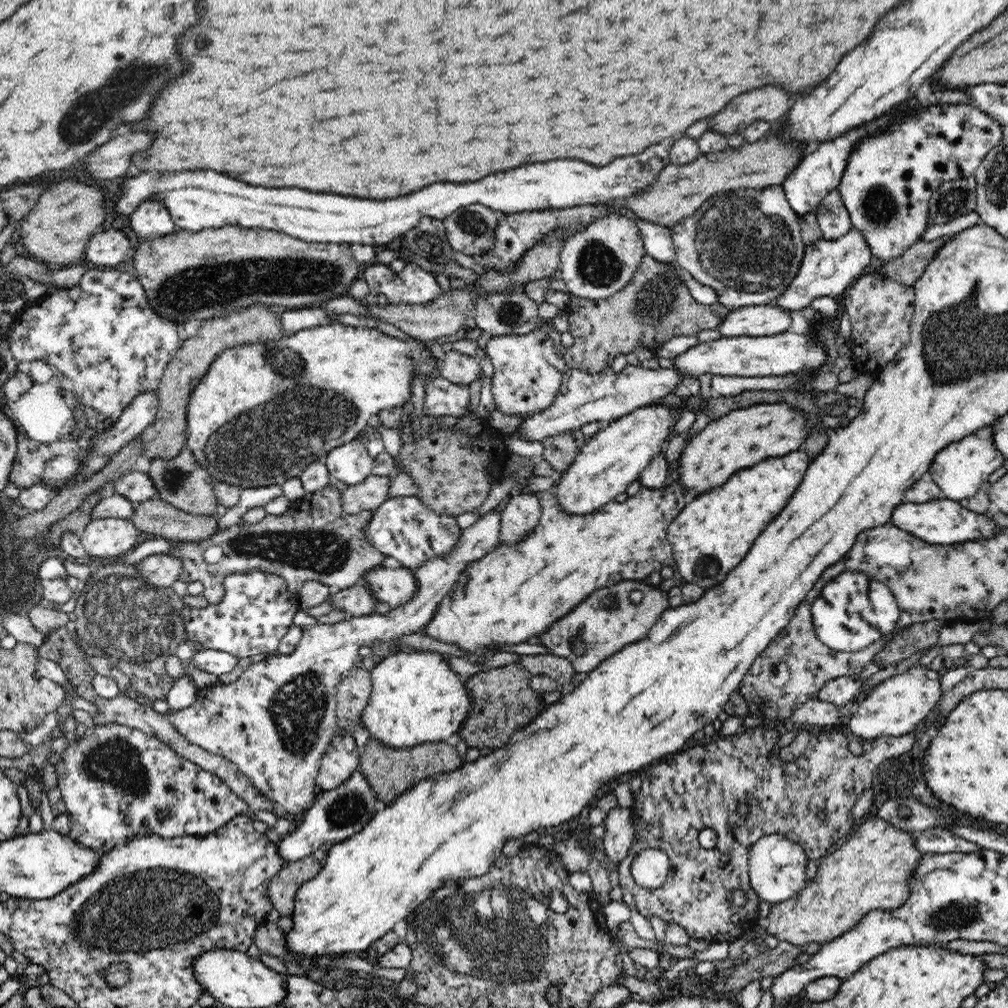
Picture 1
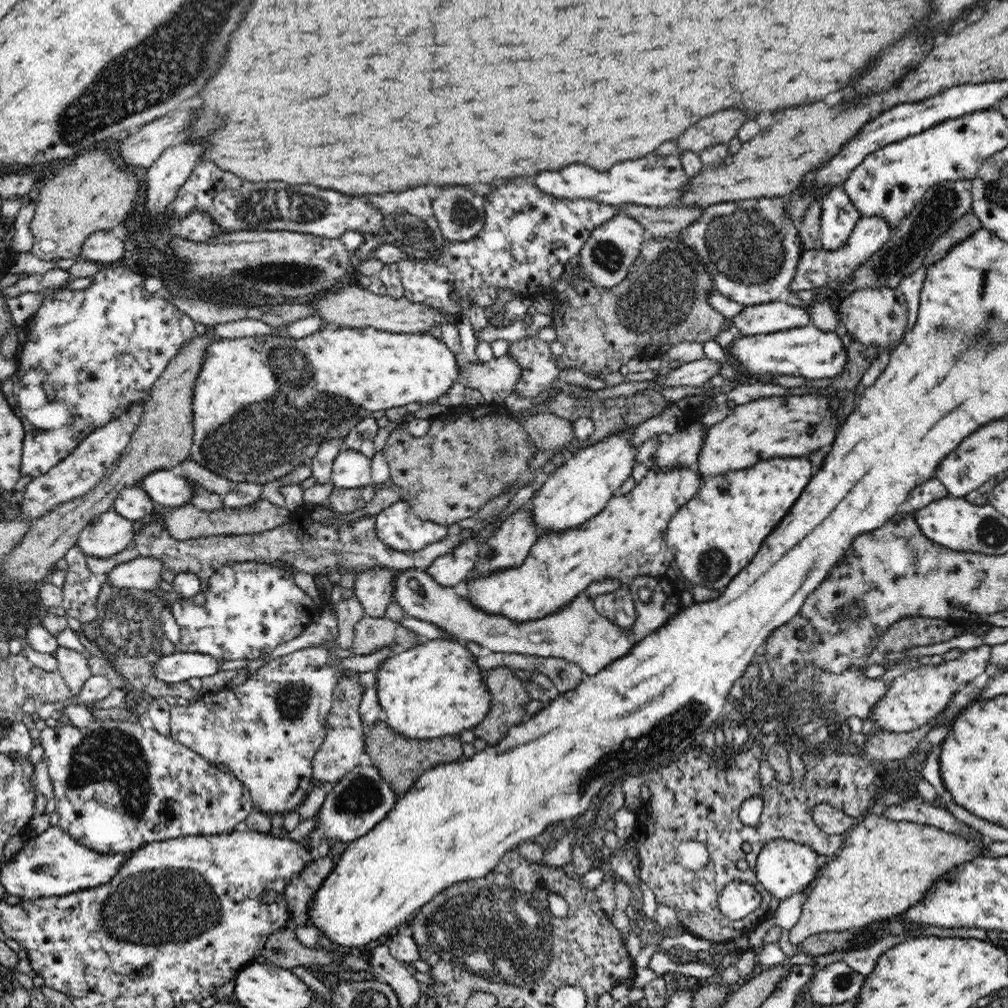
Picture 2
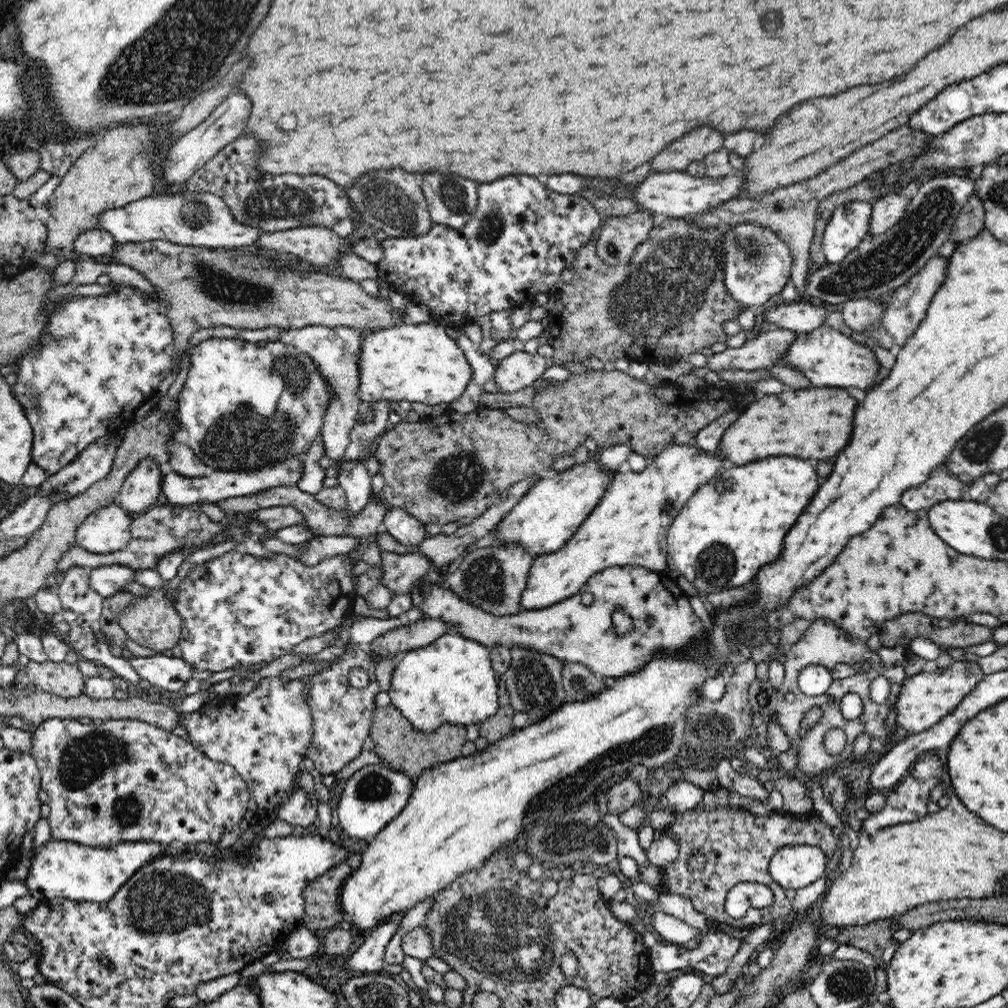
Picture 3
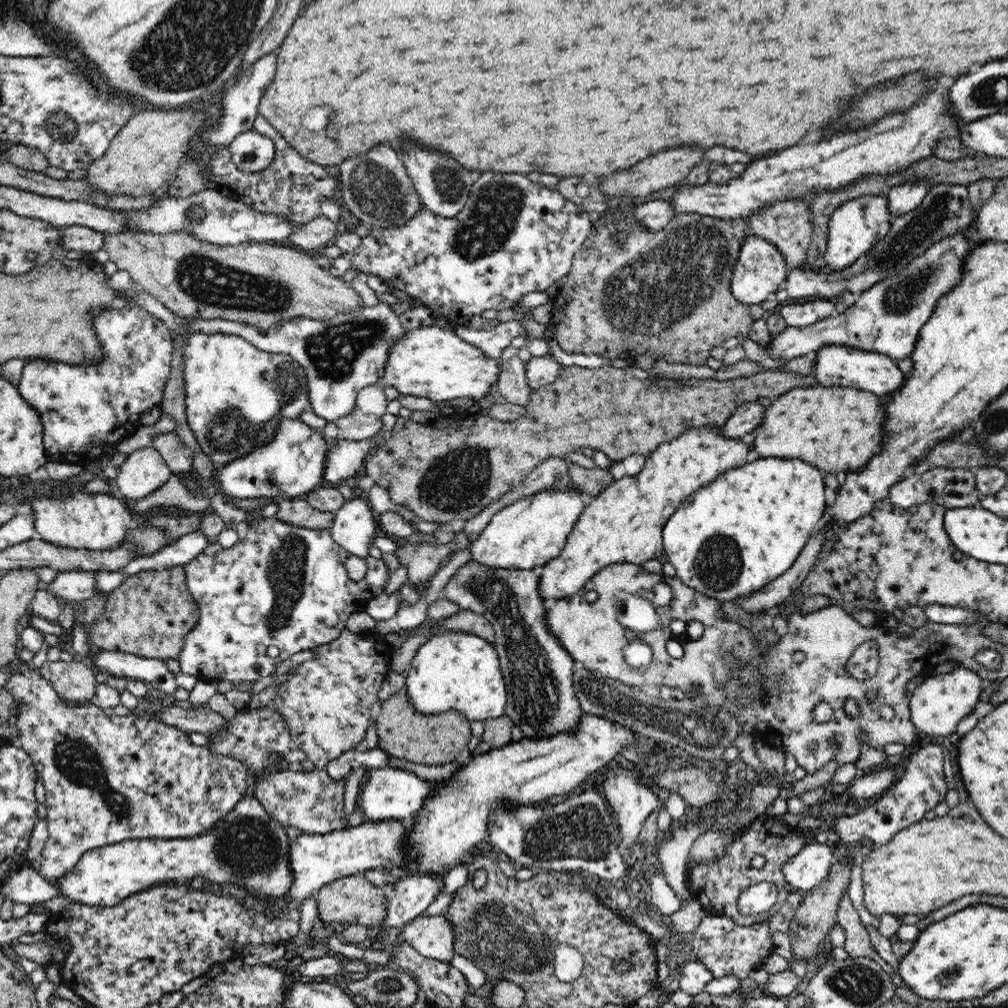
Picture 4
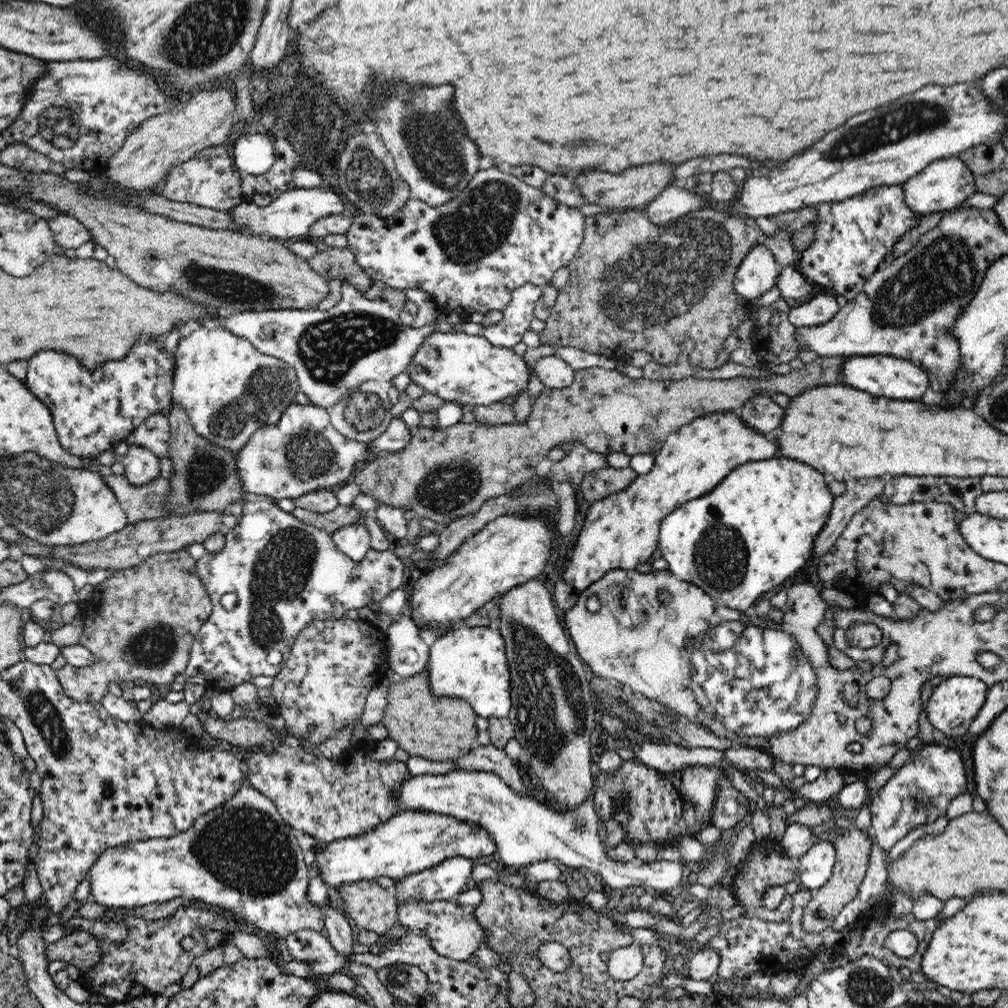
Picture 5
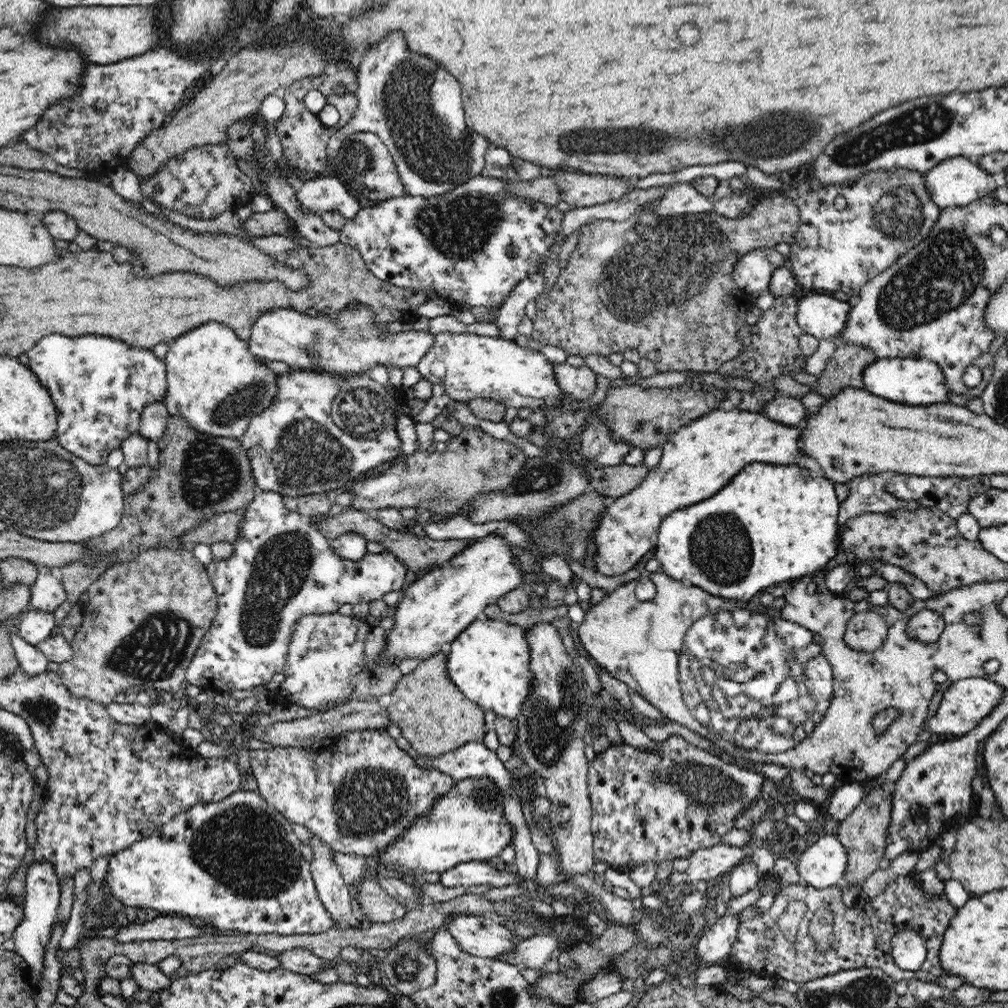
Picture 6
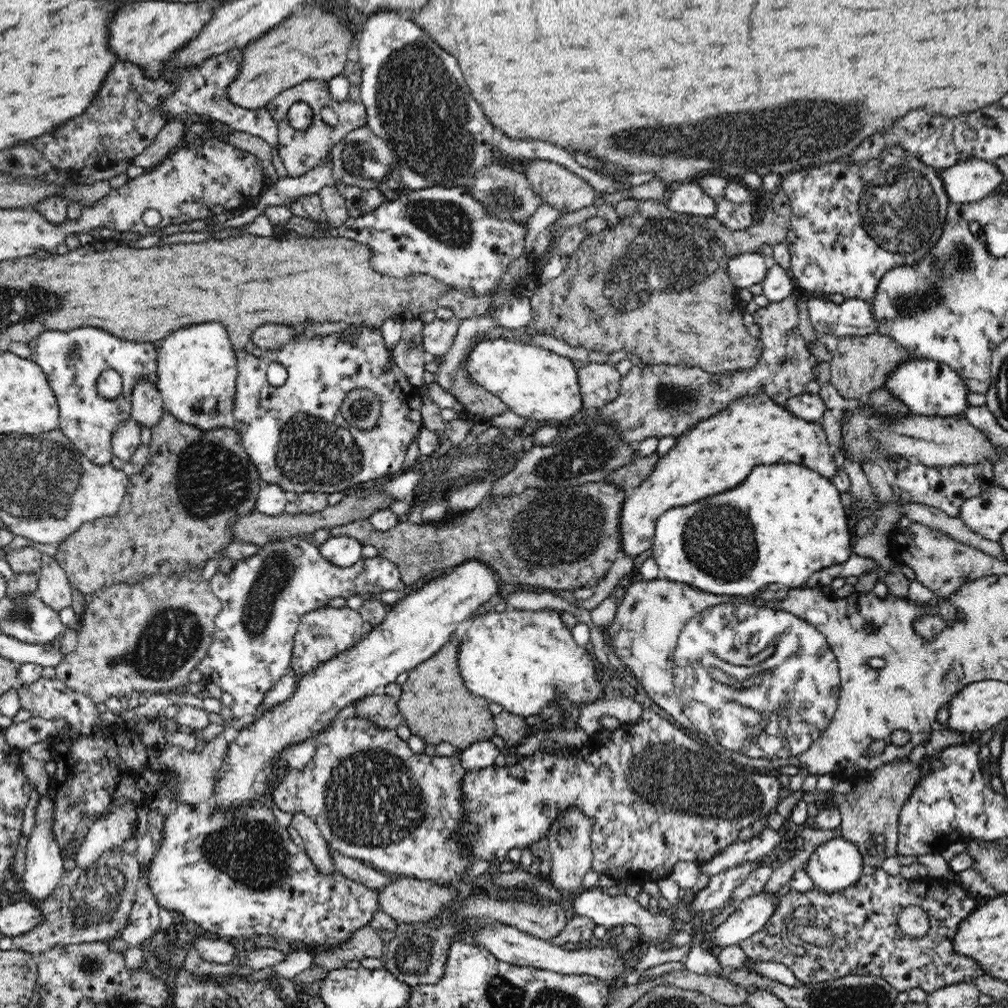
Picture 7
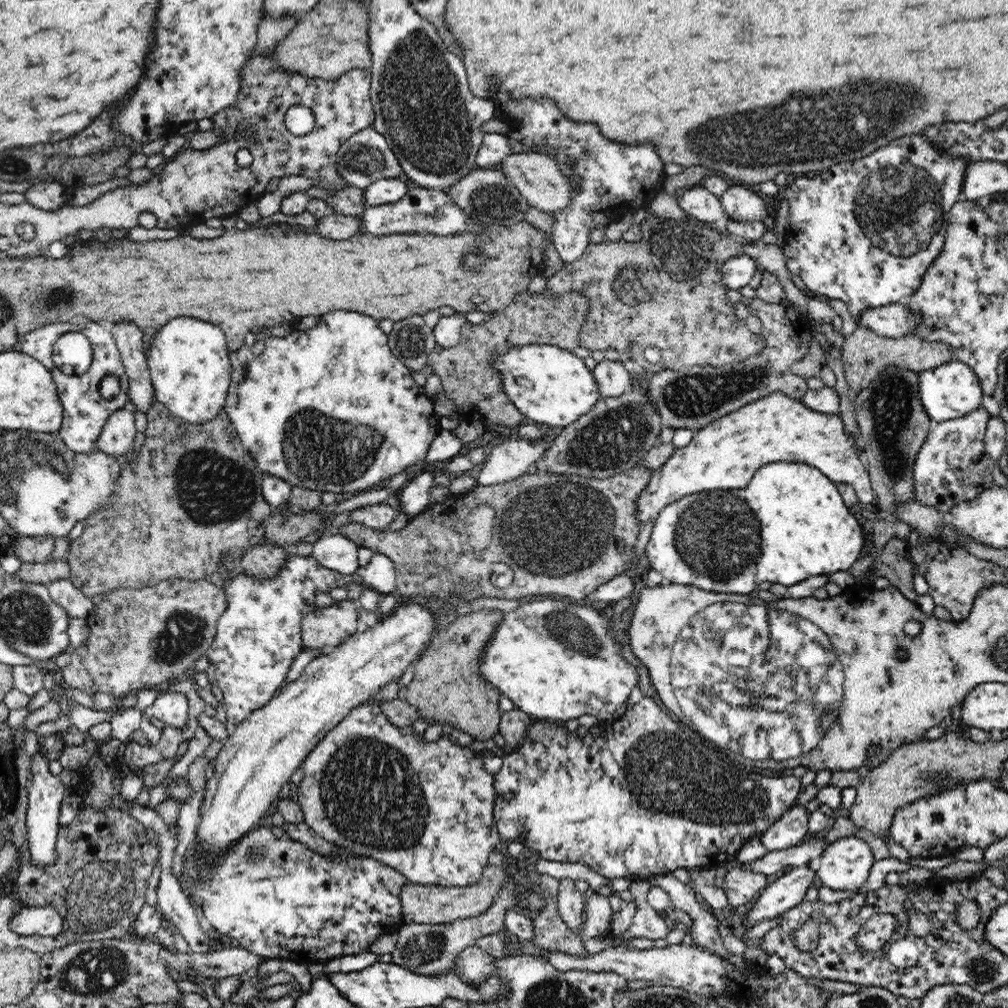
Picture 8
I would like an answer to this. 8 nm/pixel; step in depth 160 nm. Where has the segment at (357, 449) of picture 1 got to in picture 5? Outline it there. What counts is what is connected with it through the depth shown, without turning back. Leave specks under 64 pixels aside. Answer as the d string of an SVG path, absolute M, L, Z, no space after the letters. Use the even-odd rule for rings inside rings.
M362 520L338 528L331 533L331 537L339 550L356 562L363 559L371 549L370 533Z

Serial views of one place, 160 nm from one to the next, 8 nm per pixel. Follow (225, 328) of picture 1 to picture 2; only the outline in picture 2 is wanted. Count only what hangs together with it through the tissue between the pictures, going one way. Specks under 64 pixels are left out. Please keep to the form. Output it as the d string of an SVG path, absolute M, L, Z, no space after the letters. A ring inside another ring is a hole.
M206 328L204 334L197 334L186 341L170 359L164 372L156 378L148 398L144 400L140 422L118 462L84 496L60 503L42 518L32 521L23 539L4 558L3 567L10 578L15 578L18 582L38 584L47 581L54 564L78 543L82 529L96 516L112 509L116 496L123 488L138 483L150 472L178 466L186 456L191 455L195 384L202 370L208 345L218 340L220 338L215 338L209 328Z

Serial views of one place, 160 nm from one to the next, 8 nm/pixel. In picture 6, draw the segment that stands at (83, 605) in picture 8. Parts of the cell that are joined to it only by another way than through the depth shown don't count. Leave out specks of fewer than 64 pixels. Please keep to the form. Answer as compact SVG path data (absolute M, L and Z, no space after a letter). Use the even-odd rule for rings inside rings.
M45 570L38 572L37 579L30 585L29 607L44 613L56 613L66 599L61 581Z

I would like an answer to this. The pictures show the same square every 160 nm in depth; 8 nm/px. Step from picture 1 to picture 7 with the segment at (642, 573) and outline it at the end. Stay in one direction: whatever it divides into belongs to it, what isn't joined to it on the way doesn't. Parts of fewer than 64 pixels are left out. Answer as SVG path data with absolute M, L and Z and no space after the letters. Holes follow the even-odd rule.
M766 394L742 397L710 418L700 420L688 434L676 437L676 444L644 482L627 493L620 508L620 552L630 558L652 548L659 516L670 508L736 488L754 466L760 464L800 464L826 478L838 468L834 451L820 422L810 422L775 403Z

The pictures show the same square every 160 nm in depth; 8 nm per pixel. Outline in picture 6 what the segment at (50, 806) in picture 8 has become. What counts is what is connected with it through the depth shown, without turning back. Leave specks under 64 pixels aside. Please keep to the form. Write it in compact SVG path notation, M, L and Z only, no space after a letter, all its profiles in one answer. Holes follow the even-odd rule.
M34 861L26 875L26 886L23 897L23 914L20 924L14 928L11 939L14 941L15 950L26 962L29 970L29 980L37 988L42 982L45 973L45 948L49 944L52 924L56 922L56 910L60 902L60 883L58 877L54 875L54 869L50 863Z

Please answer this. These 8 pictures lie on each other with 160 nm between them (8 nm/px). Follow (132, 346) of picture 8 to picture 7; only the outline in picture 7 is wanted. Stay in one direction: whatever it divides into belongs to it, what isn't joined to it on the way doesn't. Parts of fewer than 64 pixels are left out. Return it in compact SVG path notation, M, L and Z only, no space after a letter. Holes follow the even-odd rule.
M140 381L134 387L131 403L131 418L150 430L161 421L166 412L162 395L150 381Z

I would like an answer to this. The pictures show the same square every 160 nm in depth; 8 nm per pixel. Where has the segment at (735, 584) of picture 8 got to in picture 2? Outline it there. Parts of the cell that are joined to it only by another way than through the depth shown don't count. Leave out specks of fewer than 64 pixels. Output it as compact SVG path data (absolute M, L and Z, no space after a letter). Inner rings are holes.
M774 458L758 462L754 468L728 472L726 476L708 478L692 500L683 504L670 519L666 530L666 550L675 558L682 574L693 584L712 590L723 590L728 582L752 560L764 538L786 516L812 478L808 458Z

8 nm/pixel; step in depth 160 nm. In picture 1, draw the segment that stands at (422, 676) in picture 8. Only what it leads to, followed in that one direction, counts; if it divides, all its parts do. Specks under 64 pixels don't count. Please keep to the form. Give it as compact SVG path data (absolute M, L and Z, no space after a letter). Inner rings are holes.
M370 740L366 744L366 748L359 755L359 763L361 764L360 772L366 777L380 807L391 805L421 780L426 780L438 773L451 773L463 765L456 746L444 742L392 749L376 740Z

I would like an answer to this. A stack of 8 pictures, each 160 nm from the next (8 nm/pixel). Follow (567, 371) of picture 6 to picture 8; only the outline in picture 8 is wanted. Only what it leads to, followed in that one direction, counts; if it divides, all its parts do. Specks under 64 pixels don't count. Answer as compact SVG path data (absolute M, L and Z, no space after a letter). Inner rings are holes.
M604 359L598 362L592 370L598 398L616 398L632 390L630 374L621 361Z

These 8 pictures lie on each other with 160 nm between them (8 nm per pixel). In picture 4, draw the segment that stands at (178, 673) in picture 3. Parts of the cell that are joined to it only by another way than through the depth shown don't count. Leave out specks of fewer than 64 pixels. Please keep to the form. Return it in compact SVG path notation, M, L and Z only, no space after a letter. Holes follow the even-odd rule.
M100 651L92 661L97 666L97 670L116 677L145 680L167 695L172 696L179 688L176 684L177 675L169 670L166 660L120 651Z

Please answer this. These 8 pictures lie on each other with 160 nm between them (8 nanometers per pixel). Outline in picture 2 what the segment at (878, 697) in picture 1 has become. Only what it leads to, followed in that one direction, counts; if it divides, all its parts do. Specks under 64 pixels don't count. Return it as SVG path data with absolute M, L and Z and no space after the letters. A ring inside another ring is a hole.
M982 645L966 650L960 658L946 661L939 666L922 664L919 668L892 680L889 690L882 700L870 710L868 717L874 721L874 725L880 731L900 734L919 730L936 719L936 716L947 708L958 690L961 690L967 683L984 678L985 668L990 658L990 647Z

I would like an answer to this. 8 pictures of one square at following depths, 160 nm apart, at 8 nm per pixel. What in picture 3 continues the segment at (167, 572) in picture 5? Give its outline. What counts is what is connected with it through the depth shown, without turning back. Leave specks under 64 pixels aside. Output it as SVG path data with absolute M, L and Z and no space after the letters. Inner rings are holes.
M152 589L147 598L136 597L129 610L121 613L118 617L120 626L128 633L132 642L152 648L152 650L172 649L176 646L182 630L182 618L176 613L176 609L166 599L165 589ZM29 660L6 689L25 686L40 686L43 692L68 699L83 694L84 680L77 665L71 666L66 661L37 663Z

